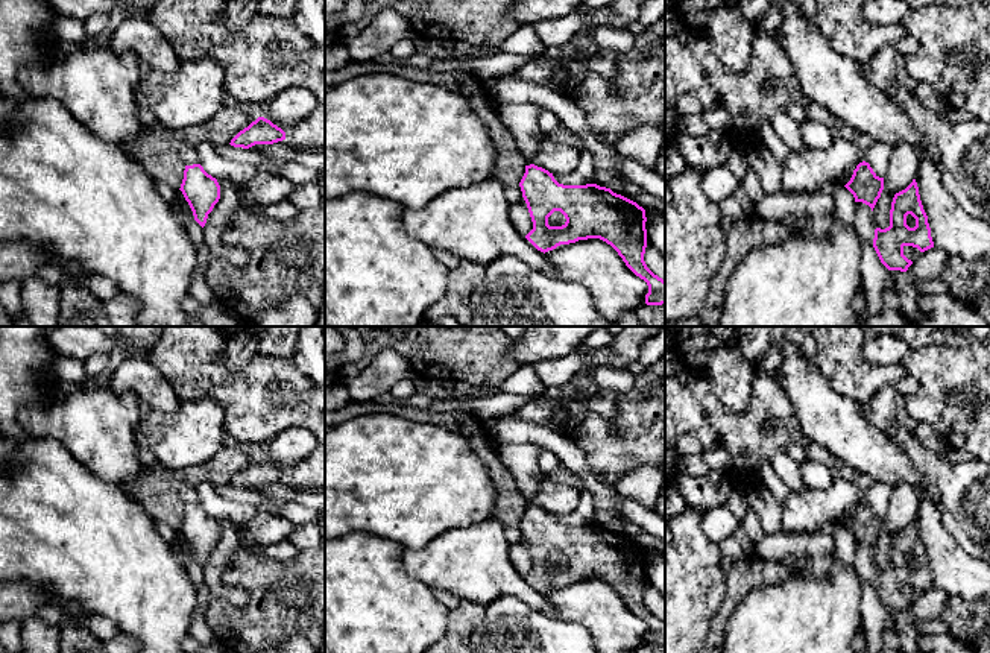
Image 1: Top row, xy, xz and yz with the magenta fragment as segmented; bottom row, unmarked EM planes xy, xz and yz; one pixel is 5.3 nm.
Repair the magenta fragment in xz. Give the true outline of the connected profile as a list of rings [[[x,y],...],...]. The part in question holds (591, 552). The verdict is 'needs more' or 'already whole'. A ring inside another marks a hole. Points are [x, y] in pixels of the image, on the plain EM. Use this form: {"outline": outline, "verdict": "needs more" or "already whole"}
{"outline": [[[534,504],[525,506],[519,527],[533,562],[533,569],[525,579],[538,591],[545,594],[560,585],[600,579],[647,623],[645,644],[665,644],[665,621],[644,601],[647,557],[642,547],[597,524],[559,524],[553,513]],[[554,551],[565,556],[566,562],[562,566],[548,565],[548,557]]], "verdict": "already whole"}

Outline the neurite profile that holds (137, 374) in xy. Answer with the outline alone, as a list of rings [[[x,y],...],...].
[[[129,355],[114,371],[111,389],[117,393],[132,393],[150,410],[172,413],[181,399],[162,372],[146,355]]]

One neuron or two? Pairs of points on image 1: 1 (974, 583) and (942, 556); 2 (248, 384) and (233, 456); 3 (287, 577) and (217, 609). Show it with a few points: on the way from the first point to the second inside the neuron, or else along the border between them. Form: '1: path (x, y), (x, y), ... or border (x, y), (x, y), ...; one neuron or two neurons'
1: path (966, 577), (949, 564); one neuron
2: border (239, 444), (255, 453); two neurons
3: path (272, 596), (251, 617), (236, 617); one neuron

